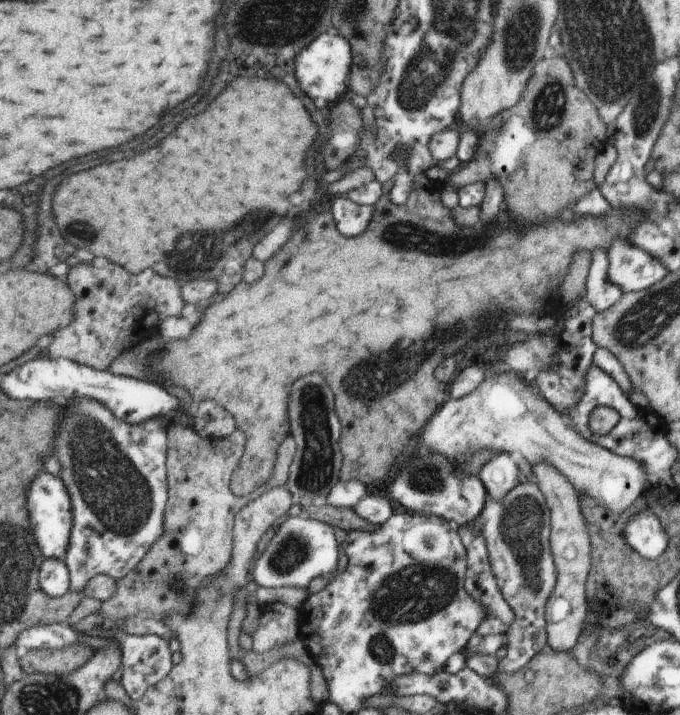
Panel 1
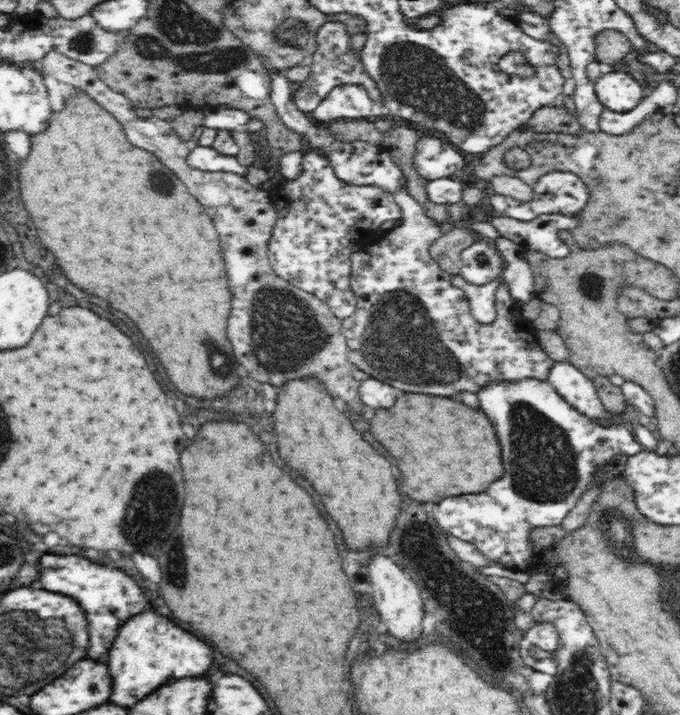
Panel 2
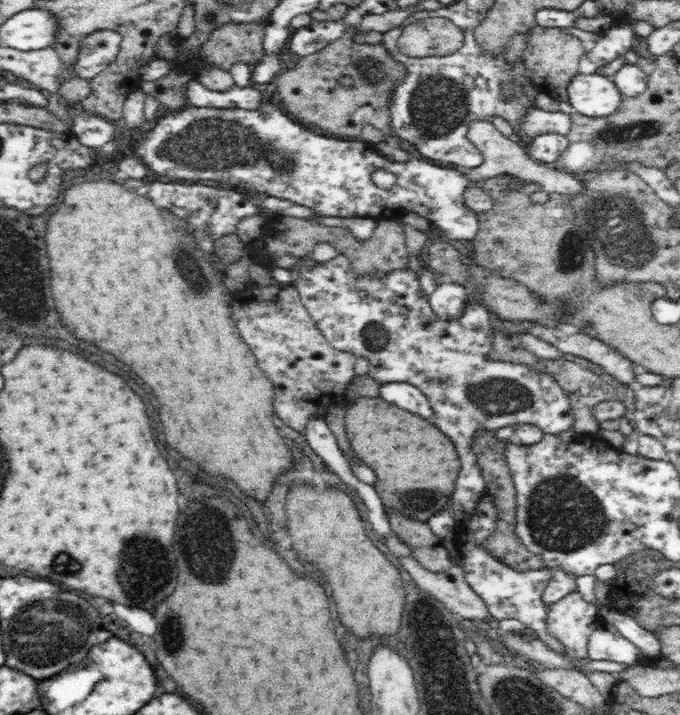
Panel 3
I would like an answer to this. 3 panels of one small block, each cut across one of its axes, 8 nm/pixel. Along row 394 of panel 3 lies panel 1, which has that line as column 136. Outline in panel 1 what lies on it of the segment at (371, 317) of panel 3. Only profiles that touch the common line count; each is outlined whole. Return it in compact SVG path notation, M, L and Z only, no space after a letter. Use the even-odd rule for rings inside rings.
M74 400L74 404L66 410L54 446L64 468L62 480L66 480L65 486L69 489L73 506L73 531L69 551L63 559L69 571L70 591L83 591L88 580L98 574L110 576L117 582L136 568L150 551L150 546L162 536L168 501L168 429L166 418L164 422L148 420L146 424L130 426L116 420L110 410L94 400Z

